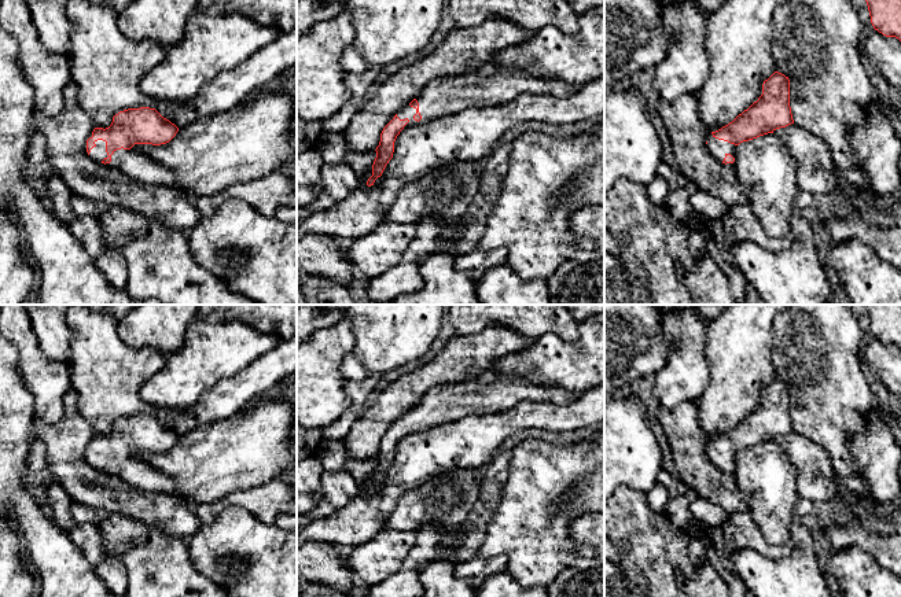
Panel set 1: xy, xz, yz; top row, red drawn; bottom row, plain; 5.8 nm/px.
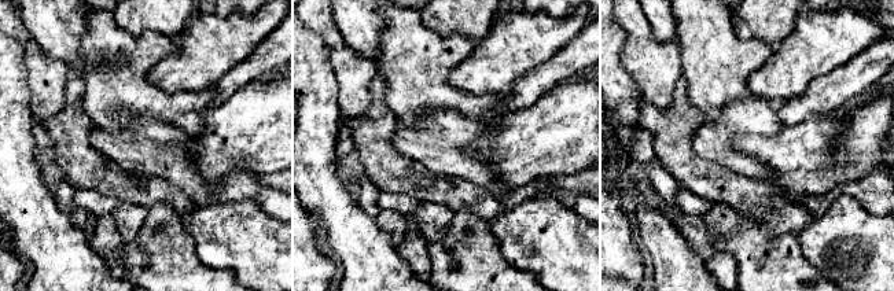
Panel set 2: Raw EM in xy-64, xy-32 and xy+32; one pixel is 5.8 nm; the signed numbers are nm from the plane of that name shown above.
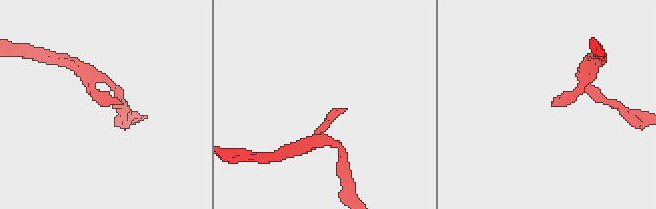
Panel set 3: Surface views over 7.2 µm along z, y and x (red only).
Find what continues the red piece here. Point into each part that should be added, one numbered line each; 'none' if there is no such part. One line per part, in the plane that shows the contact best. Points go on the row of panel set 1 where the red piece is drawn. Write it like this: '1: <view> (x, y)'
1: xy (98, 153)

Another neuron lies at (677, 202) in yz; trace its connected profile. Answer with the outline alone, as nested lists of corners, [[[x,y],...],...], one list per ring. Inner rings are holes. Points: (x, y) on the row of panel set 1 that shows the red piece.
[[[688,181],[681,189],[669,191],[663,206],[670,214],[681,222],[689,225],[692,229],[706,222],[689,204],[689,196],[698,191],[698,187]]]

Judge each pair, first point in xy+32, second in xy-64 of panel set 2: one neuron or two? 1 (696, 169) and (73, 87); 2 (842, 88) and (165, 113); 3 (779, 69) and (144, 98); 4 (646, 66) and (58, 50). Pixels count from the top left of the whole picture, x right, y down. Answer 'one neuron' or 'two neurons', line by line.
1: one neuron
2: two neurons
3: two neurons
4: two neurons

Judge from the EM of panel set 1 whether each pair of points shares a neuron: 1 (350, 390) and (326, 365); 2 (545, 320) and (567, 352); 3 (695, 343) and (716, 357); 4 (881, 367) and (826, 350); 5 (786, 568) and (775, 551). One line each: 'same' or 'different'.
1: different
2: different
3: different
4: different
5: different

